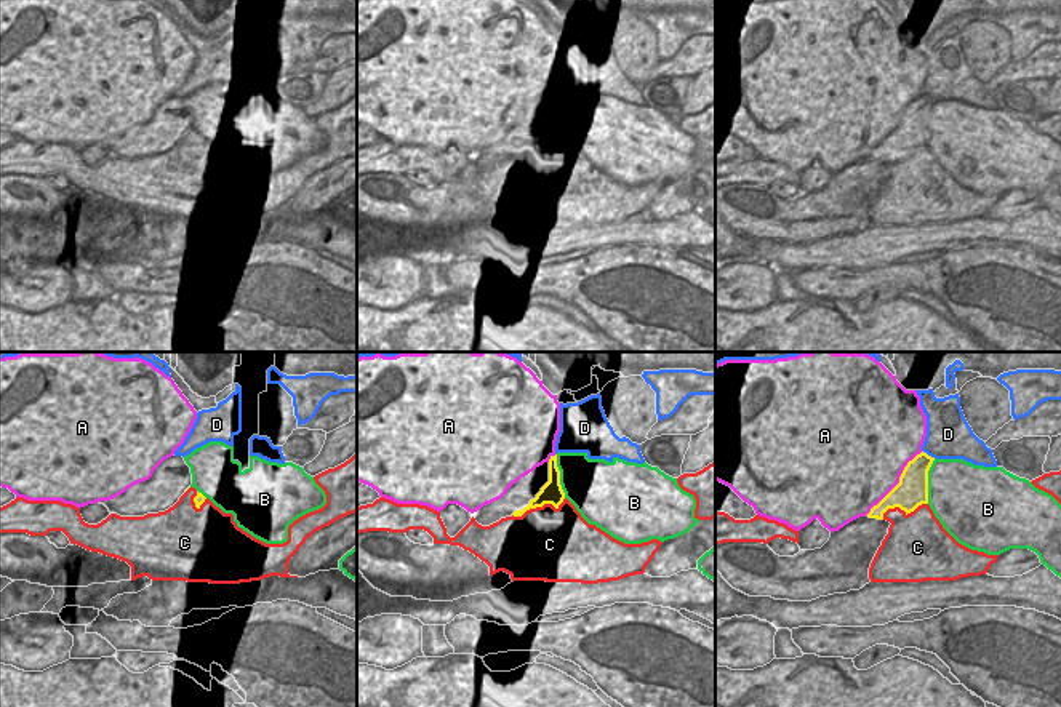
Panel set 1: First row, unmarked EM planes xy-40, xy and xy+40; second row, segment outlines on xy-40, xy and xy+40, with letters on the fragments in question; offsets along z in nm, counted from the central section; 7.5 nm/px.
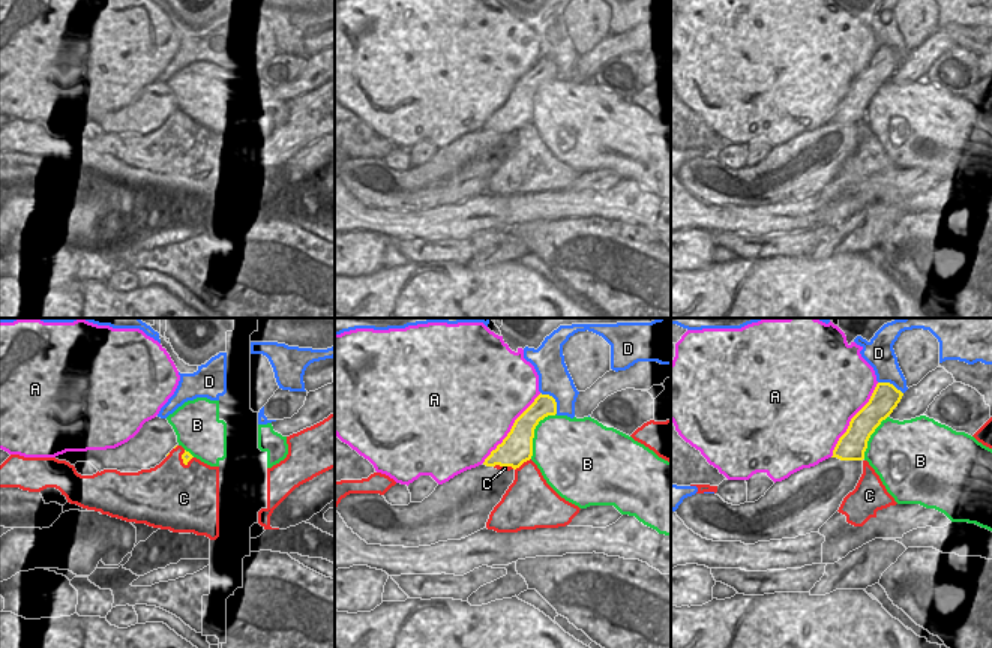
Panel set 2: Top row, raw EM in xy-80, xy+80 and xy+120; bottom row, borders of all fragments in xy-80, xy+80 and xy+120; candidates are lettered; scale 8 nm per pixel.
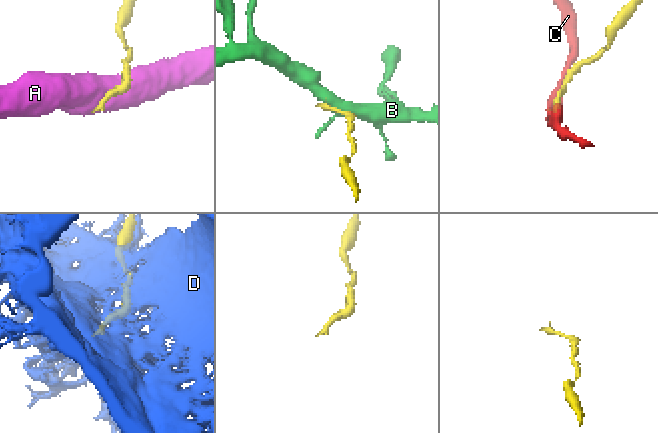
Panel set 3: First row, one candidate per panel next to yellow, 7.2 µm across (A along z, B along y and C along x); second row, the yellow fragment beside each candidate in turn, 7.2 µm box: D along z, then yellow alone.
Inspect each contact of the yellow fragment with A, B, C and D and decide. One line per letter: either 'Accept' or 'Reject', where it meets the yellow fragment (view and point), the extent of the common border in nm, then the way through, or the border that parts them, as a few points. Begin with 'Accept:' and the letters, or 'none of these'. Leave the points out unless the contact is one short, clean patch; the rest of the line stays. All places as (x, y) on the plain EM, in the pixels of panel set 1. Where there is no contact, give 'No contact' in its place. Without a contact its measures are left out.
Accept: none of these
A: Reject. Touches yellow at xy+40 (900, 123). Shared border 650 nm
B: Reject. Touches yellow at xy+40 (927, 123). Shared border 340 nm
C: Reject. Touches yellow at xy (538, 147). Shared border 420 nm
D: Reject. Touches yellow at xy+40 (927, 96). Shared border 130 nm

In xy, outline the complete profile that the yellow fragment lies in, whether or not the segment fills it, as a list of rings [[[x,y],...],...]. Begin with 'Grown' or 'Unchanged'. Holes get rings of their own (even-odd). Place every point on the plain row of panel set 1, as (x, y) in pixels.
Grown. [[[557,96],[514,125],[507,134],[472,155],[482,168],[490,168],[506,158],[522,158],[526,152],[552,146],[555,150],[563,144],[565,134],[560,126]]]

